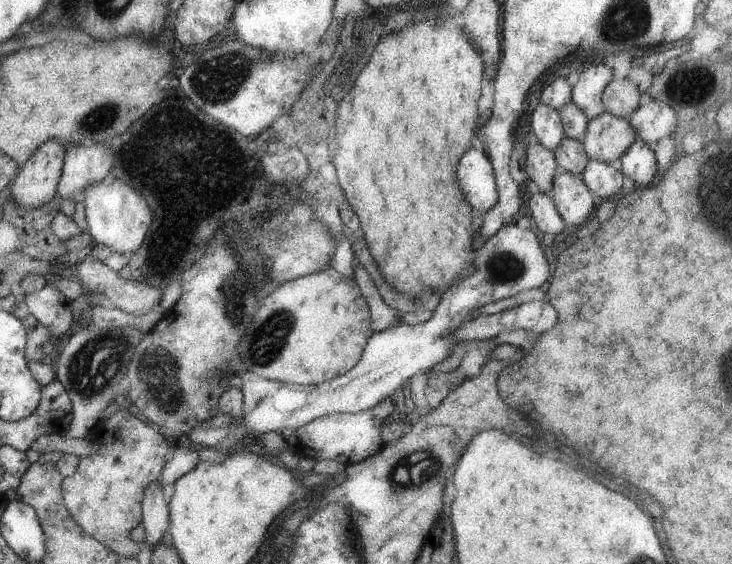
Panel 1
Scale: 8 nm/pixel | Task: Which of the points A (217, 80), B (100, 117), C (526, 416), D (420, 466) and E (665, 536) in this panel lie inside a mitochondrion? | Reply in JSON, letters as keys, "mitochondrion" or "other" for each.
{"A":"mitochondrion","B":"mitochondrion","C":"other","D":"mitochondrion","E":"other"}

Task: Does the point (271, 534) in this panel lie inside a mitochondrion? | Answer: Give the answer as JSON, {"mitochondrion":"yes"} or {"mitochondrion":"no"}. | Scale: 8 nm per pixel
{"mitochondrion":"no"}

